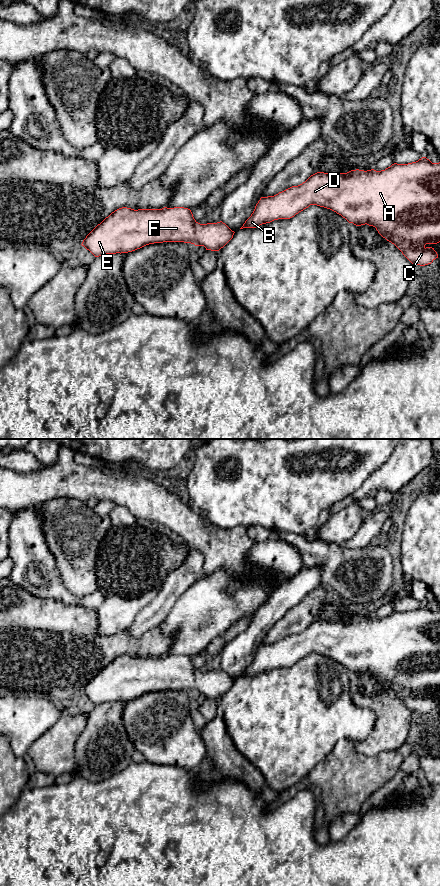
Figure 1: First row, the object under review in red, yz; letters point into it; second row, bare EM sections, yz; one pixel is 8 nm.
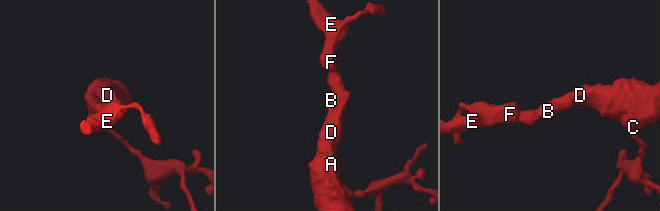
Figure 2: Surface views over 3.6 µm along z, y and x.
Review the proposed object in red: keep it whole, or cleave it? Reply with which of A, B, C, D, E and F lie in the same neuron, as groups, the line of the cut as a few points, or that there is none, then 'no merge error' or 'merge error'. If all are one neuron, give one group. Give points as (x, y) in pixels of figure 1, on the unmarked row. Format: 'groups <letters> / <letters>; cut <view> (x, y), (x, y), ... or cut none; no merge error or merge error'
groups A B C D E F; cut none; no merge error

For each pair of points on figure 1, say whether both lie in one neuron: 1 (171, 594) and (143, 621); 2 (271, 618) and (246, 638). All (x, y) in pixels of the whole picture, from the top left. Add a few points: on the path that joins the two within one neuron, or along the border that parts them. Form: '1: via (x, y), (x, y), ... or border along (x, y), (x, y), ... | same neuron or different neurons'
1: via (164, 601), (150, 615) | same neuron
2: via (265, 621), (252, 634) | same neuron

